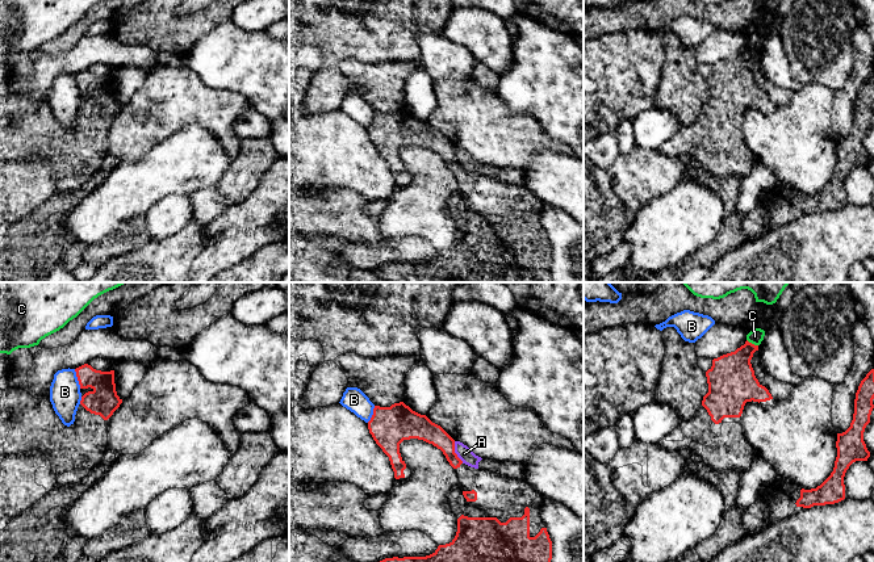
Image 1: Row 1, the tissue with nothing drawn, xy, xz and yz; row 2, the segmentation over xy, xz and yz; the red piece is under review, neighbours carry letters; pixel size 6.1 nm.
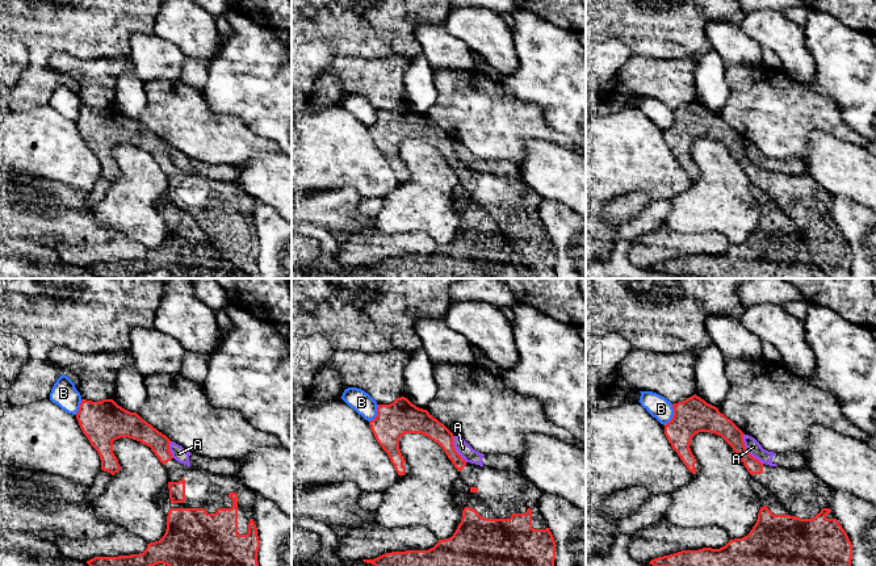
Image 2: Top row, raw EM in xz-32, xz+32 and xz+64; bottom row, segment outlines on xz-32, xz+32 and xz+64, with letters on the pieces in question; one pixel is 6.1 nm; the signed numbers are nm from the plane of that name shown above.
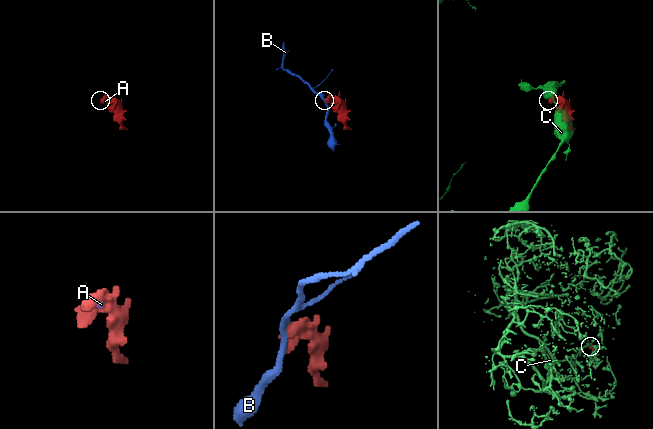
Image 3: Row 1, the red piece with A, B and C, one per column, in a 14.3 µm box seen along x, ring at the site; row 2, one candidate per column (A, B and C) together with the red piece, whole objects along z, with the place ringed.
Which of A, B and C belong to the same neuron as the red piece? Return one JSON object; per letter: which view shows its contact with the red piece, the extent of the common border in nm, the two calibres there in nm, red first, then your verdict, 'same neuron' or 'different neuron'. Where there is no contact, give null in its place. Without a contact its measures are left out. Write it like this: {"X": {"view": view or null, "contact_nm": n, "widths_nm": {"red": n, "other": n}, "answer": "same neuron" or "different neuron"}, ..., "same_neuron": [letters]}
{"A": {"view": "xz", "contact_nm": 150, "widths_nm": {"red": 140, "other": 90}, "answer": "different neuron"}, "B": {"view": "xy", "contact_nm": 130, "widths_nm": {"red": 180, "other": 190}, "answer": "different neuron"}, "C": {"view": "yz", "contact_nm": 80, "widths_nm": {"red": 280, "other": 90}, "answer": "different neuron"}, "same_neuron": []}

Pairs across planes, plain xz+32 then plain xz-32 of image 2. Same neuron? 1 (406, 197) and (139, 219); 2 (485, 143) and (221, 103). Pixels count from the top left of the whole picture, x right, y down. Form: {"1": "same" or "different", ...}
{"1": "same", "2": "different"}

